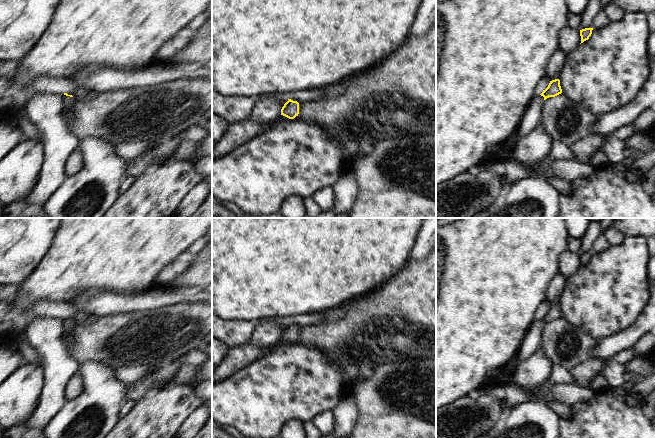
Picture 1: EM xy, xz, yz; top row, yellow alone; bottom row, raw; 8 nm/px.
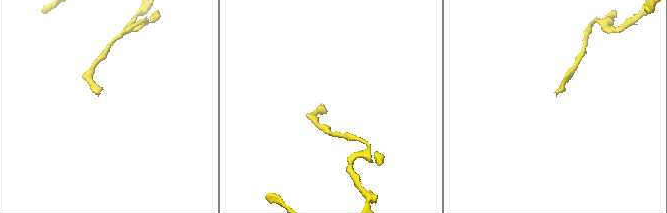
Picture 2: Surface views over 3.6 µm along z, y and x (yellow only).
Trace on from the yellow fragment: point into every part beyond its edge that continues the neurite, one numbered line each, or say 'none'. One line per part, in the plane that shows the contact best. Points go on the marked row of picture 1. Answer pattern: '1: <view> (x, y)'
1: xy (68, 101).

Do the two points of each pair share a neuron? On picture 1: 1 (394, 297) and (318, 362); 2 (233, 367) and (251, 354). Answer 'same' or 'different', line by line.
1: different
2: same

